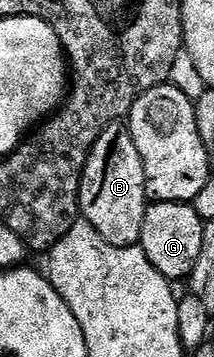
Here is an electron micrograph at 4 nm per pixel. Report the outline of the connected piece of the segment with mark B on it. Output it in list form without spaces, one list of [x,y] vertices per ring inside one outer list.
[[[122,129],[119,135],[113,135],[102,135],[94,145],[86,175],[82,178],[80,215],[112,245],[132,247],[141,240],[144,229],[148,206],[146,170],[129,130]]]

